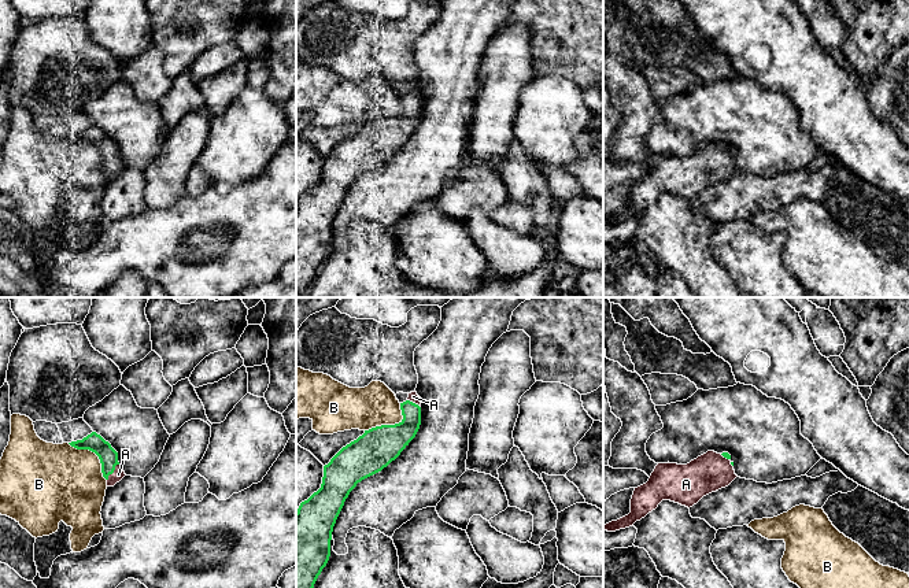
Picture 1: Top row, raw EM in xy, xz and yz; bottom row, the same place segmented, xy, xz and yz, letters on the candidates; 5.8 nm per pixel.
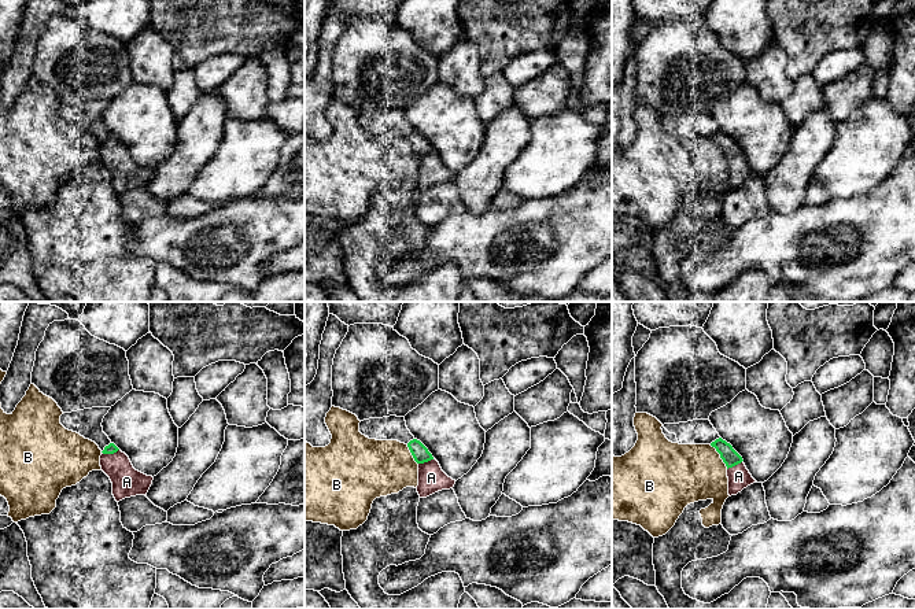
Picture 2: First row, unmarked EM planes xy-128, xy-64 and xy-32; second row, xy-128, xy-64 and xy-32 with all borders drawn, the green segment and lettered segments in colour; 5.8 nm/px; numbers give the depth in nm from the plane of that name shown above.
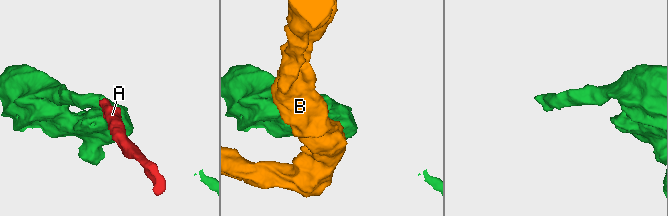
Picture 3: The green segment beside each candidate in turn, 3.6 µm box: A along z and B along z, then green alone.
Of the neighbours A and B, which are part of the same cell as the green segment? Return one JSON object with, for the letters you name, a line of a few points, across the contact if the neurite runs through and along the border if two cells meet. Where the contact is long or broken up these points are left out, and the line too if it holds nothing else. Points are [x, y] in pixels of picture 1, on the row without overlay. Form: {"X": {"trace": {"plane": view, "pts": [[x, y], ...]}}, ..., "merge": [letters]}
{"A": {"trace": {"plane": "xy", "pts": [[108, 150], [113, 165], [118, 167]]}}, "merge": ["A"]}

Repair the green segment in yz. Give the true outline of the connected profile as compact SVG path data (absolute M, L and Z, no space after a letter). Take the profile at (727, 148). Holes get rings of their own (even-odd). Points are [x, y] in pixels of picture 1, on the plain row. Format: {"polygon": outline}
{"polygon": "M707 144L687 158L658 156L649 174L635 181L631 206L603 218L607 225L633 219L655 203L662 193L692 200L703 189L728 180L738 169L728 145Z"}

